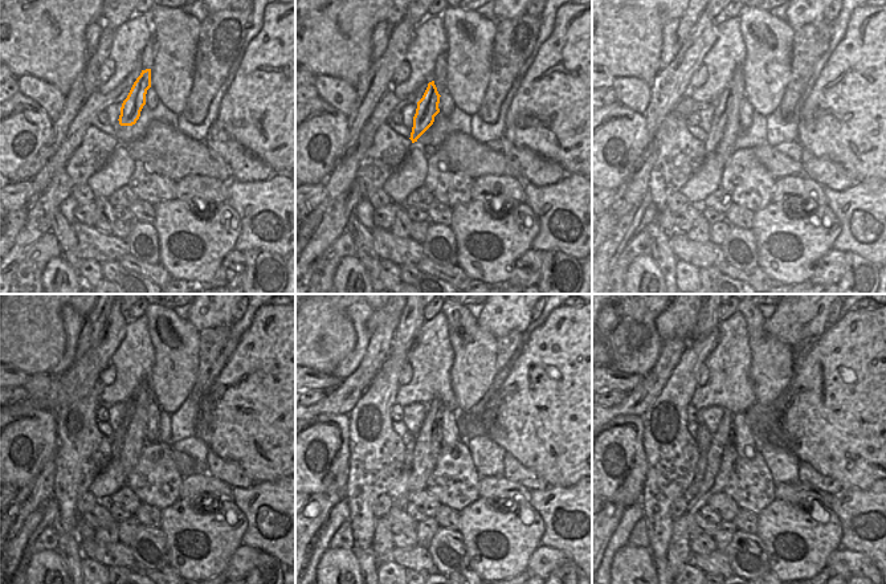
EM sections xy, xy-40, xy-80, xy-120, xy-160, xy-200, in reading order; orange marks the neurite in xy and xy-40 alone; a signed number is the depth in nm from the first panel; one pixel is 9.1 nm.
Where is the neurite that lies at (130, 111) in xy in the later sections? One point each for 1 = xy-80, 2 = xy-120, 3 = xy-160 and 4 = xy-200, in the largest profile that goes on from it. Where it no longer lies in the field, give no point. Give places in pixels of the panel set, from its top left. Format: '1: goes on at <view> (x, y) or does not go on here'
1: goes on at xy-80 (721, 114)
2: goes on at xy-120 (118, 437)
3: goes on at xy-160 (408, 453)
4: goes on at xy-200 (702, 462)

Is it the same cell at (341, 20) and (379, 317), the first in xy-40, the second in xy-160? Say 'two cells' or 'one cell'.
two cells

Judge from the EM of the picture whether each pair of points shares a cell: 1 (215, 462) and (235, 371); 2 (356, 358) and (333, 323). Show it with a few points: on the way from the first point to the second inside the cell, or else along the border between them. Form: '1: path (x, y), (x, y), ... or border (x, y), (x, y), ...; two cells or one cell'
1: border (209, 449), (223, 458), (235, 461), (243, 470); two cells
2: border (352, 321), (356, 337), (355, 348), (331, 374); two cells

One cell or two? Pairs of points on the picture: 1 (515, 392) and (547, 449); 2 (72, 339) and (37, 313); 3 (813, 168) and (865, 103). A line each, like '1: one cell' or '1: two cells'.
1: one cell
2: two cells
3: two cells

